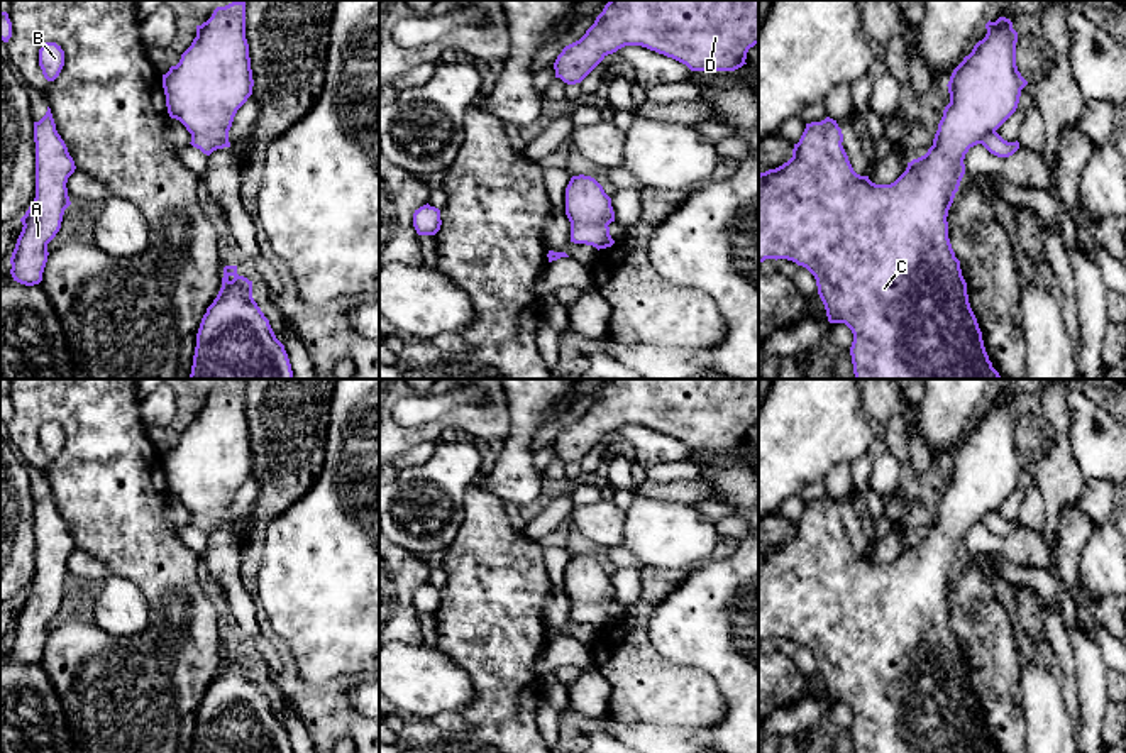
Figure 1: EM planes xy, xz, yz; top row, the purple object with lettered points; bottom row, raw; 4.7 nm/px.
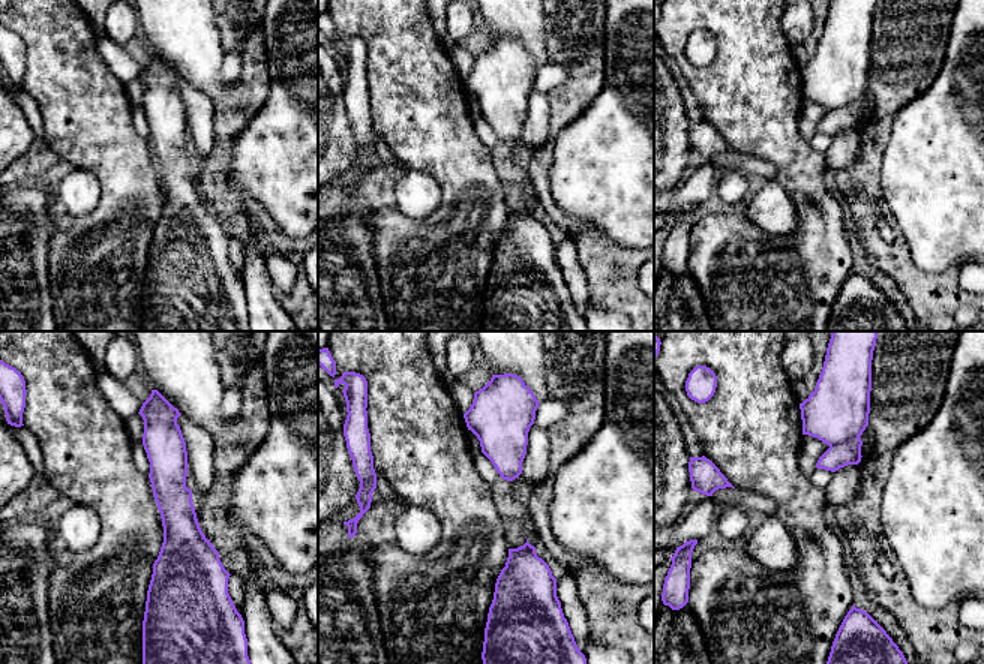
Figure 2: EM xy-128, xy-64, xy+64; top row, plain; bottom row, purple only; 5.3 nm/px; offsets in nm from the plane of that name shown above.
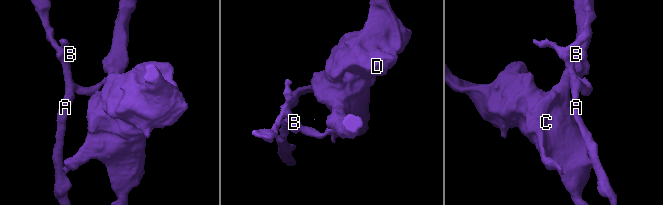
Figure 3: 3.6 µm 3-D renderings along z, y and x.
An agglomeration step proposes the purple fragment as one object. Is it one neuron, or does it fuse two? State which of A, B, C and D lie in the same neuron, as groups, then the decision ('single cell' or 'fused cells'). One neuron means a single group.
A B / C D | fused cells

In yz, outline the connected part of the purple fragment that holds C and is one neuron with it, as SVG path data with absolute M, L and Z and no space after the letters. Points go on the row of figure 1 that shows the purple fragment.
M999 17L989 20L985 29L985 37L950 76L950 103L943 110L933 146L908 162L894 183L875 184L853 171L842 146L842 129L830 117L806 124L792 157L759 174L759 266L765 259L787 259L814 276L828 322L845 323L853 333L850 355L855 379L1004 379L985 352L947 222L965 174L965 154L1016 112L1021 90L1028 85L1016 66L1018 32L1013 22Z

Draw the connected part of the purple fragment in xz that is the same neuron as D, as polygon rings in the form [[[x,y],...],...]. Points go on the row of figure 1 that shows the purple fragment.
[[[610,0],[586,34],[566,46],[554,63],[555,78],[581,83],[608,54],[642,46],[686,64],[691,71],[735,71],[759,44],[759,0]]]

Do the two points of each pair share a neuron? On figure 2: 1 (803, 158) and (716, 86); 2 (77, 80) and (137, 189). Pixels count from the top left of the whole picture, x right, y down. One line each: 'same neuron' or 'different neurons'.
1: same neuron
2: same neuron

